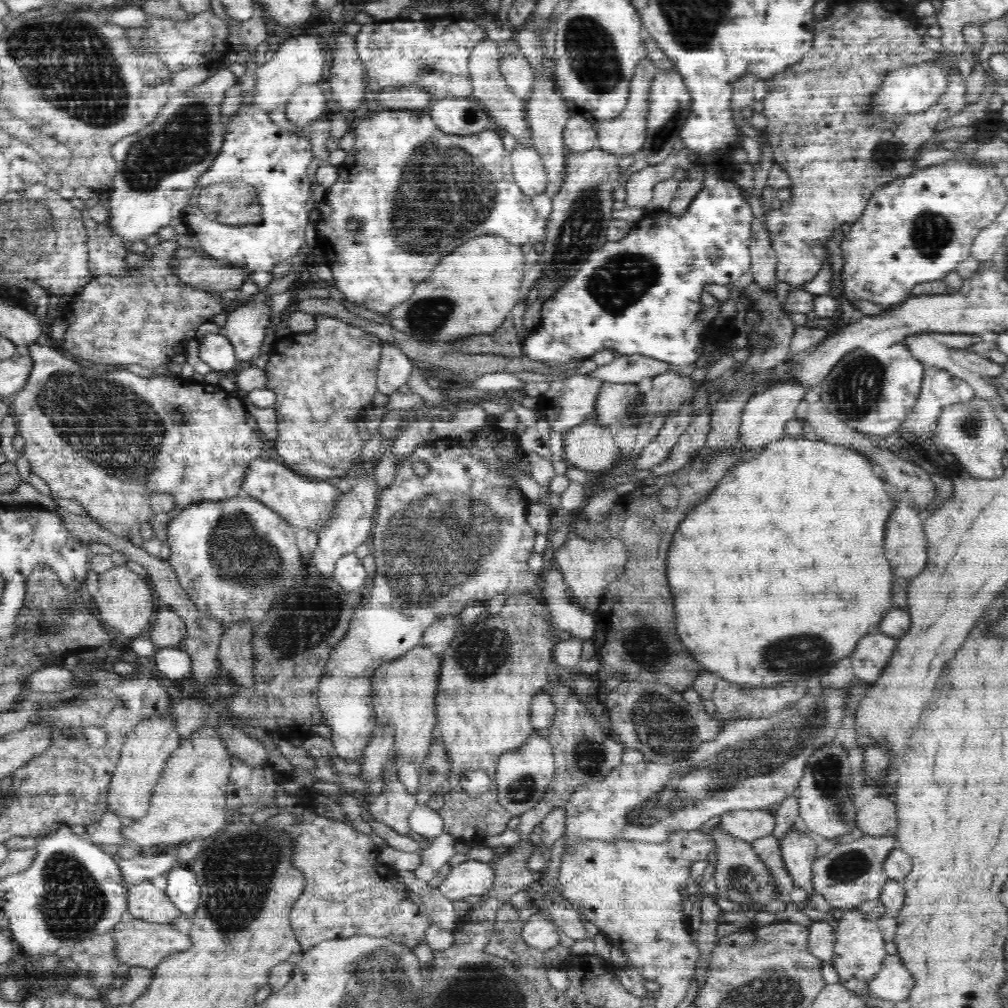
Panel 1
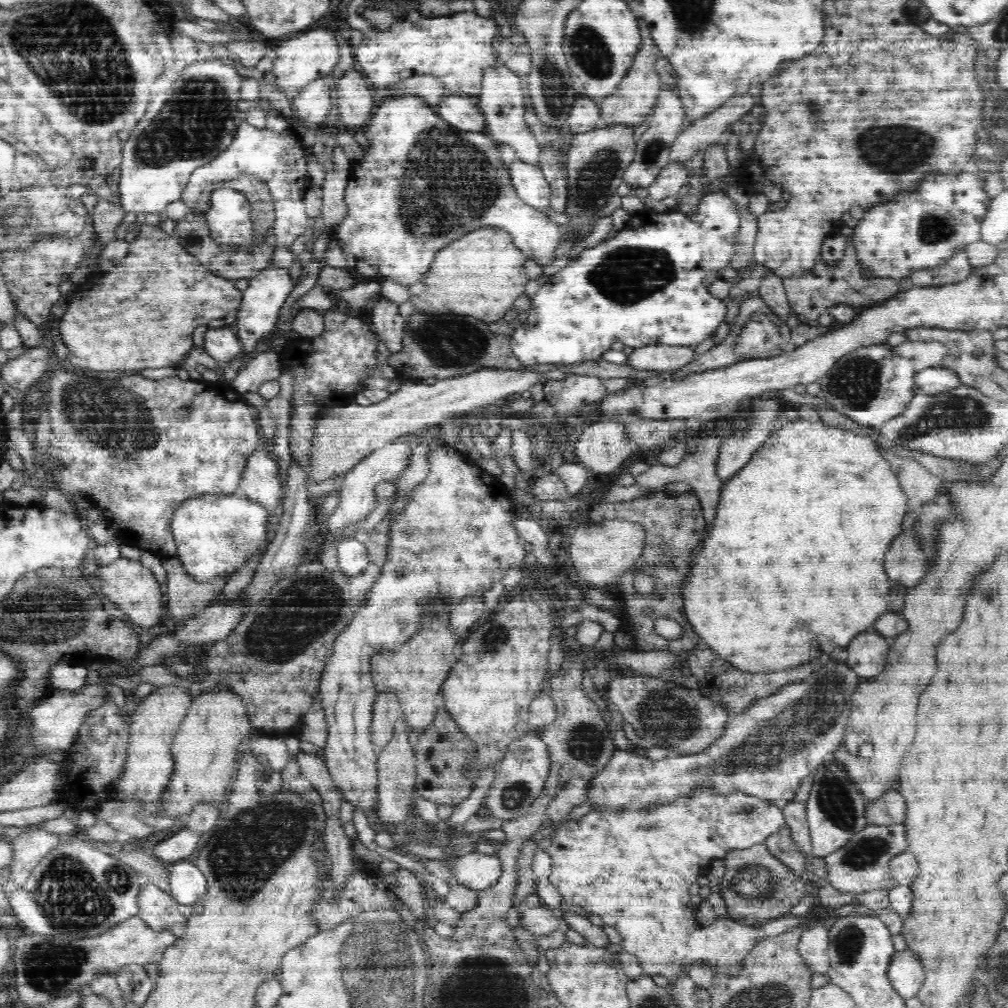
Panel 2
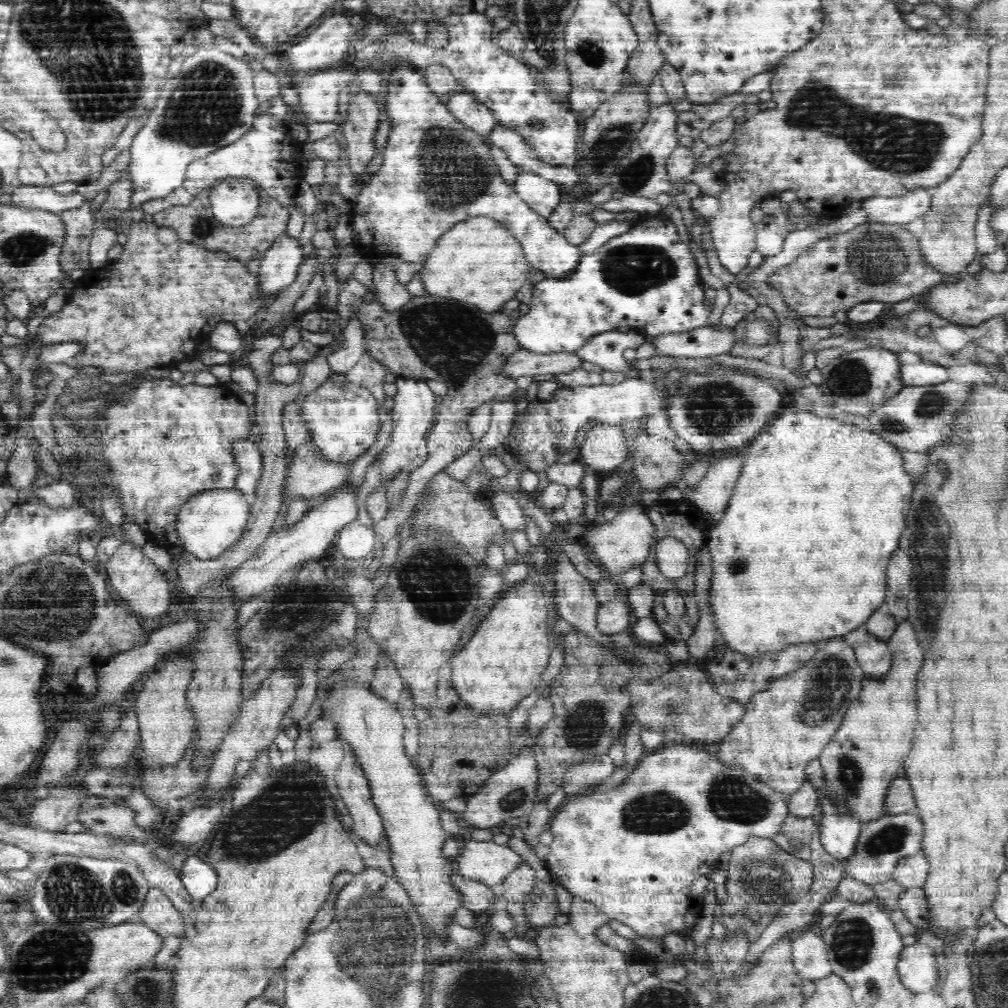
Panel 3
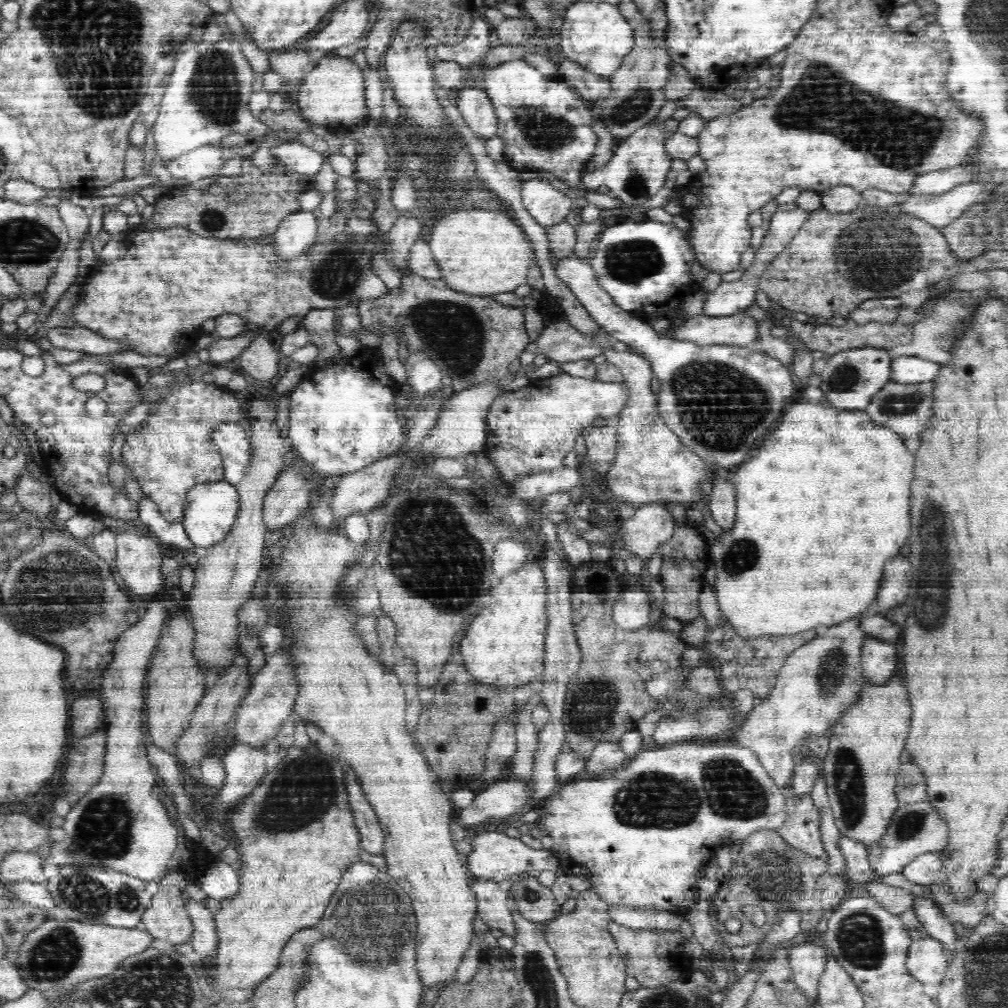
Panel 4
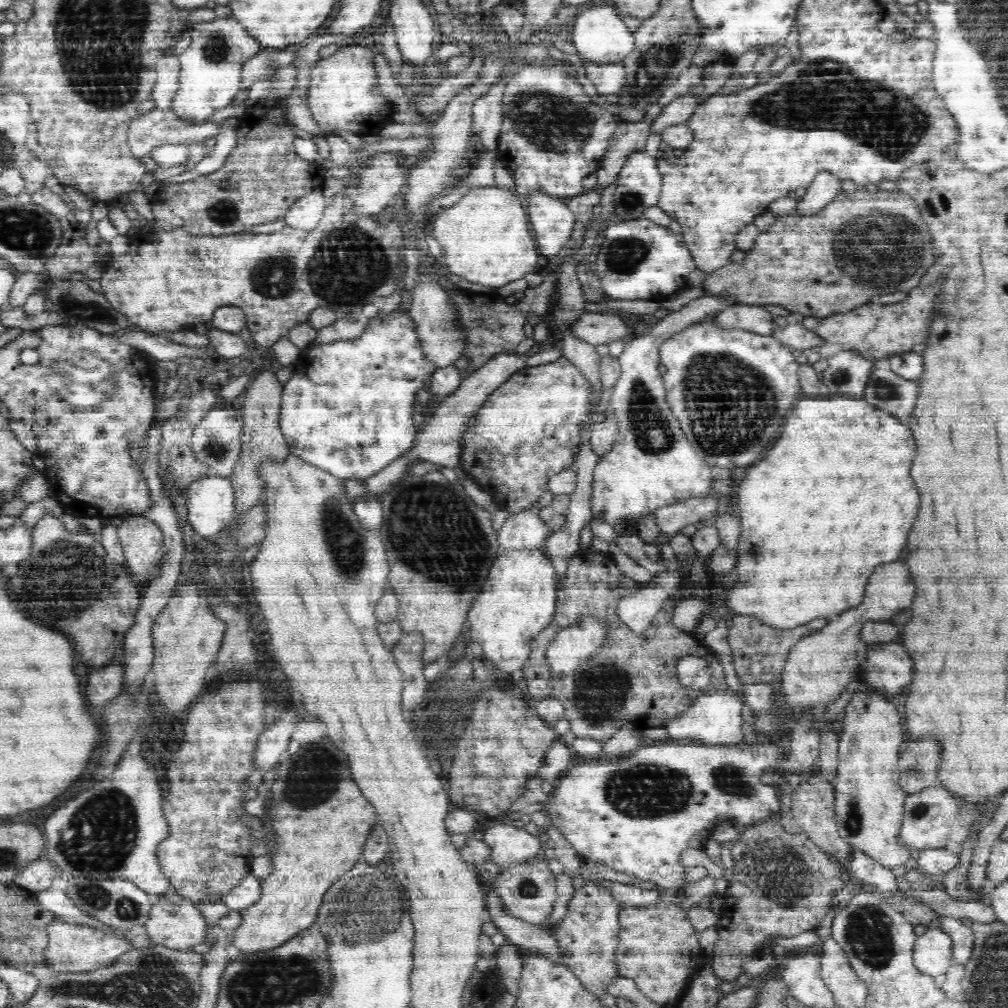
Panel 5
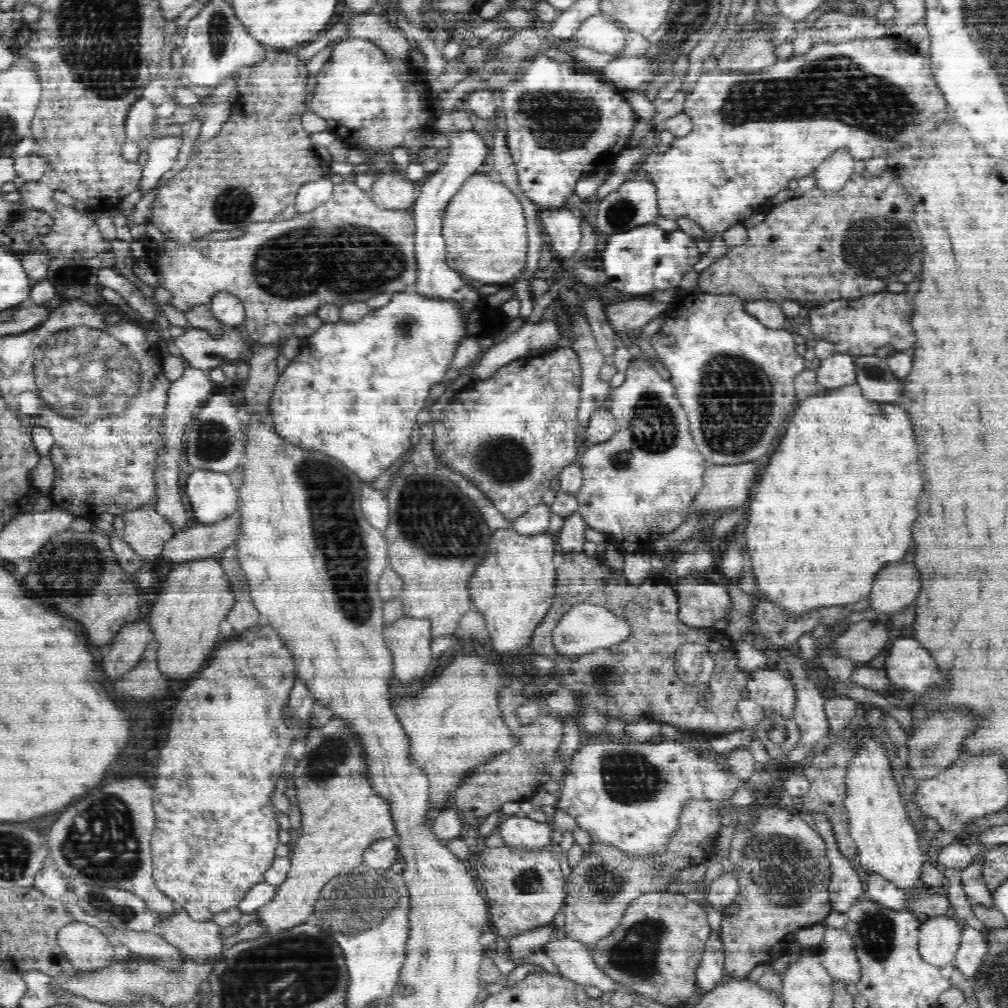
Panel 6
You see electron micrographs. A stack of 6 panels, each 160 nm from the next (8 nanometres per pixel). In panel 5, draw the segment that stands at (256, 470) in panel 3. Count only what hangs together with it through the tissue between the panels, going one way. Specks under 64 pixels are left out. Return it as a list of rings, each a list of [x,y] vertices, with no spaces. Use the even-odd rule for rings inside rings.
[[[221,402],[217,406],[211,407],[195,424],[190,438],[191,452],[194,453],[195,460],[206,464],[210,469],[210,474],[230,477],[241,454],[241,436],[242,418],[238,416],[238,412],[228,410],[228,405]]]

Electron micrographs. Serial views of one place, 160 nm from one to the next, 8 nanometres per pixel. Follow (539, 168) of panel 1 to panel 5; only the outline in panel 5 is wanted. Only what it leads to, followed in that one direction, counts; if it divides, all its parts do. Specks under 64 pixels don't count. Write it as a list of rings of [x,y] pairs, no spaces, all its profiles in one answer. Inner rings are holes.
[[[544,193],[522,199],[540,254],[548,258],[555,256],[572,234],[576,222],[574,213],[564,201]]]

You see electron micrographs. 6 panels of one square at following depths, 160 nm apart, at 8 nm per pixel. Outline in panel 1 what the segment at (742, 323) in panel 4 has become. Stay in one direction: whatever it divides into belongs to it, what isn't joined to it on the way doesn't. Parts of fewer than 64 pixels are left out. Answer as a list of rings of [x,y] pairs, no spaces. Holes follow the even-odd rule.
[[[643,354],[621,355],[614,357],[609,364],[599,366],[587,376],[603,382],[638,383],[642,378],[665,373],[669,365],[674,368],[672,364]]]

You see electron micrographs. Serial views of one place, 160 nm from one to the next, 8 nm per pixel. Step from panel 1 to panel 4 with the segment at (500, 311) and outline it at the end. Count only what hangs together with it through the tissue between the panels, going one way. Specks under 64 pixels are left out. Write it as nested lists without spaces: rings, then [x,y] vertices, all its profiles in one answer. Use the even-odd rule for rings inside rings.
[[[478,206],[446,211],[431,222],[429,245],[436,266],[440,269],[441,279],[454,290],[466,294],[494,296],[502,292],[513,292],[518,286],[526,284],[528,268],[537,262],[533,244],[512,217],[512,211],[503,207]]]

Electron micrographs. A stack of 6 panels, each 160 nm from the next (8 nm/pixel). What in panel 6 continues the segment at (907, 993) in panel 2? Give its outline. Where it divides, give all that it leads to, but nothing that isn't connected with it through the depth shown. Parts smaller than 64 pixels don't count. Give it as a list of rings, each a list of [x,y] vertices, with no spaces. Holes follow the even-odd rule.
[[[952,913],[928,918],[919,930],[921,957],[932,966],[946,966],[954,960],[963,923]]]

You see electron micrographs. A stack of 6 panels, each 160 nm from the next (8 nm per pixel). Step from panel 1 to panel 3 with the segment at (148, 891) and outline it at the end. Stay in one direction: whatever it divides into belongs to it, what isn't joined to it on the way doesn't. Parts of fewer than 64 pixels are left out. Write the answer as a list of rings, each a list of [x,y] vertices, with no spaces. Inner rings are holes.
[[[152,886],[149,888],[139,915],[141,922],[163,939],[170,935],[178,937],[184,935],[183,914],[173,905],[165,891],[160,890],[158,887]]]

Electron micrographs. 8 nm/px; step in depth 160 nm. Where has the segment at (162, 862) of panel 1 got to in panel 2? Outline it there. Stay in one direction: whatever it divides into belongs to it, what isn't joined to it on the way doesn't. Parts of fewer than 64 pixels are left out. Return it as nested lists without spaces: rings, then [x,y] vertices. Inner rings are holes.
[[[180,826],[168,839],[158,843],[150,851],[158,860],[173,864],[190,858],[190,854],[196,850],[201,840],[200,834],[192,834],[191,830]]]

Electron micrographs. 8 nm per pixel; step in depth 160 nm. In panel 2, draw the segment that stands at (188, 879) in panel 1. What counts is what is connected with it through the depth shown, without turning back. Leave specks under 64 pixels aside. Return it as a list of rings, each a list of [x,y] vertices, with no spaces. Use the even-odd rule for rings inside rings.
[[[192,858],[175,862],[168,868],[169,894],[184,906],[193,905],[207,891],[207,880],[202,871],[194,866]]]

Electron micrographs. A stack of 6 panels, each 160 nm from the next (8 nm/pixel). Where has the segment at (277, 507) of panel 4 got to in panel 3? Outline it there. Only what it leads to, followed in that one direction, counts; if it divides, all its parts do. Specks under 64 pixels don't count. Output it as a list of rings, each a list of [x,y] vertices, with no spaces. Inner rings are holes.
[[[310,442],[298,446],[296,452],[288,454],[288,458],[289,464],[283,489],[285,509],[290,502],[296,499],[318,502],[351,480],[352,466],[341,464],[338,461],[322,461],[322,457],[318,456],[314,450],[314,444],[310,444]]]

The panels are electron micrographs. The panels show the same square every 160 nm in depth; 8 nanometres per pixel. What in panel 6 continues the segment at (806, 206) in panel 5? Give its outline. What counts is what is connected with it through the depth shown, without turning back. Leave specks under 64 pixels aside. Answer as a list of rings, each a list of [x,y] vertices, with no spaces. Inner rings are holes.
[[[847,148],[836,150],[832,156],[825,158],[815,170],[815,187],[836,192],[846,185],[853,173],[855,160]]]

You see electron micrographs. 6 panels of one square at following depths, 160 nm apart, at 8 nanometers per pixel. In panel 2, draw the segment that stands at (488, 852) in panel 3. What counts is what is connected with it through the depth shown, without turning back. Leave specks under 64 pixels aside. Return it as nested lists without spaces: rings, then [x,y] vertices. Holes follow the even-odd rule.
[[[470,852],[452,861],[456,882],[470,890],[486,890],[503,872],[500,855]]]

